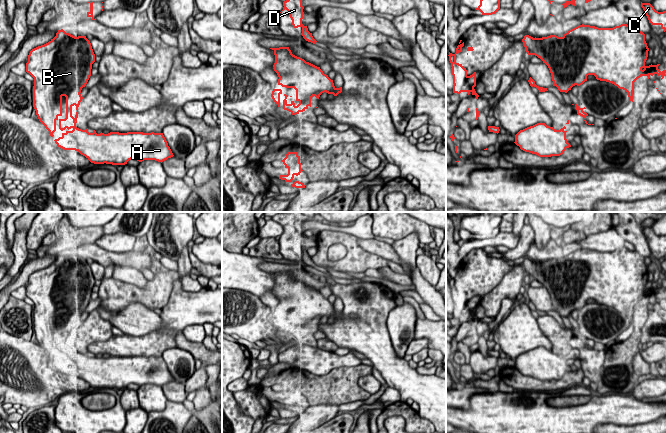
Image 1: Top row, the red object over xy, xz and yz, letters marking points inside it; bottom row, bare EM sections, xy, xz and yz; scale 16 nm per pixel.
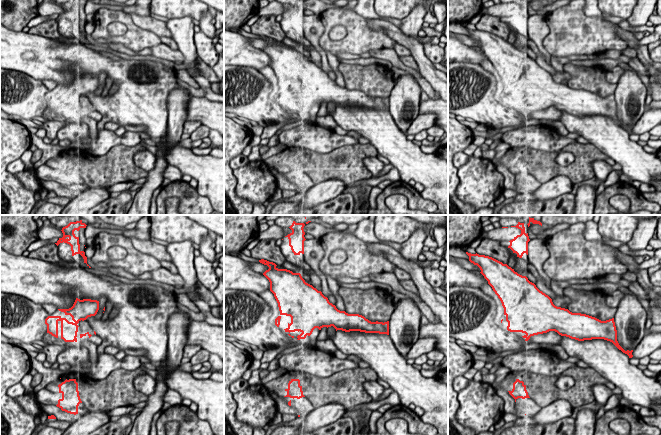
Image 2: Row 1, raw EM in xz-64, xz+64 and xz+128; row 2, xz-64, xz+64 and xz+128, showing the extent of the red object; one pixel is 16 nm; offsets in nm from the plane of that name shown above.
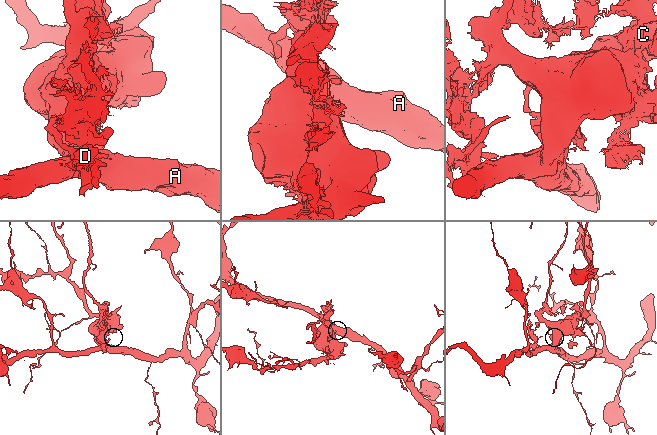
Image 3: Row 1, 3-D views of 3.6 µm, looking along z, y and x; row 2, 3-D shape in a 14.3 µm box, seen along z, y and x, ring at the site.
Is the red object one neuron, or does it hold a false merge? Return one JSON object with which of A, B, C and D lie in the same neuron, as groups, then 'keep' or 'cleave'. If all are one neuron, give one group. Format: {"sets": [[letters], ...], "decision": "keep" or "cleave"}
{"sets": [["A", "B", "C", "D"]], "decision": "keep"}

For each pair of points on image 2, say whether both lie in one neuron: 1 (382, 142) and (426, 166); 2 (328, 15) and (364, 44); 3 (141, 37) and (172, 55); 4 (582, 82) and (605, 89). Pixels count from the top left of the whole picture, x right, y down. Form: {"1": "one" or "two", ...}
{"1": "one", "2": "one", "3": "two", "4": "one"}

